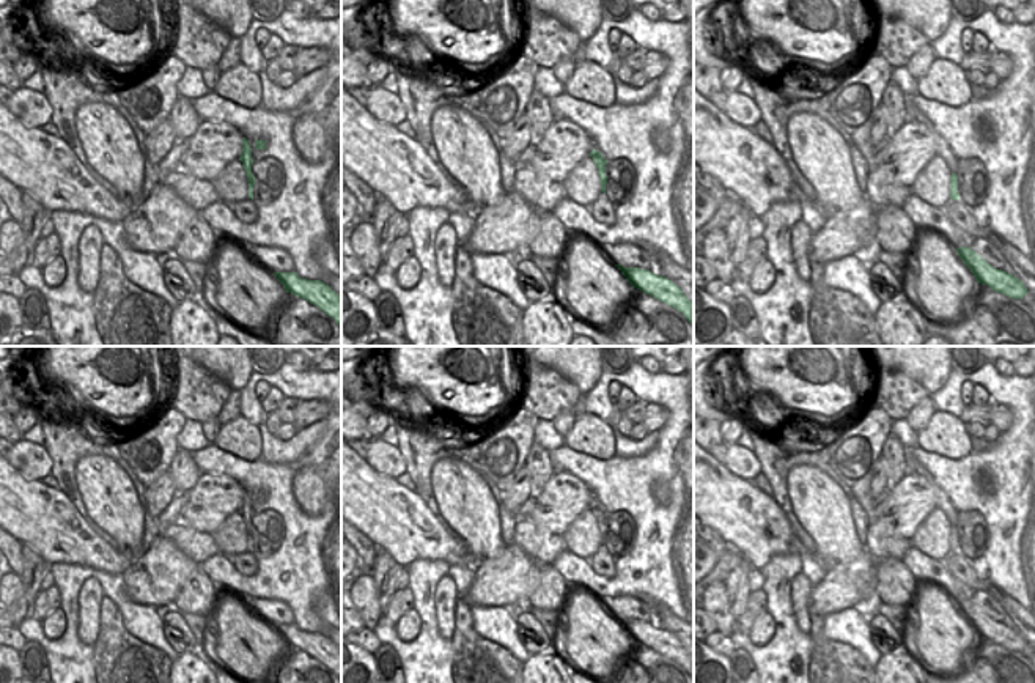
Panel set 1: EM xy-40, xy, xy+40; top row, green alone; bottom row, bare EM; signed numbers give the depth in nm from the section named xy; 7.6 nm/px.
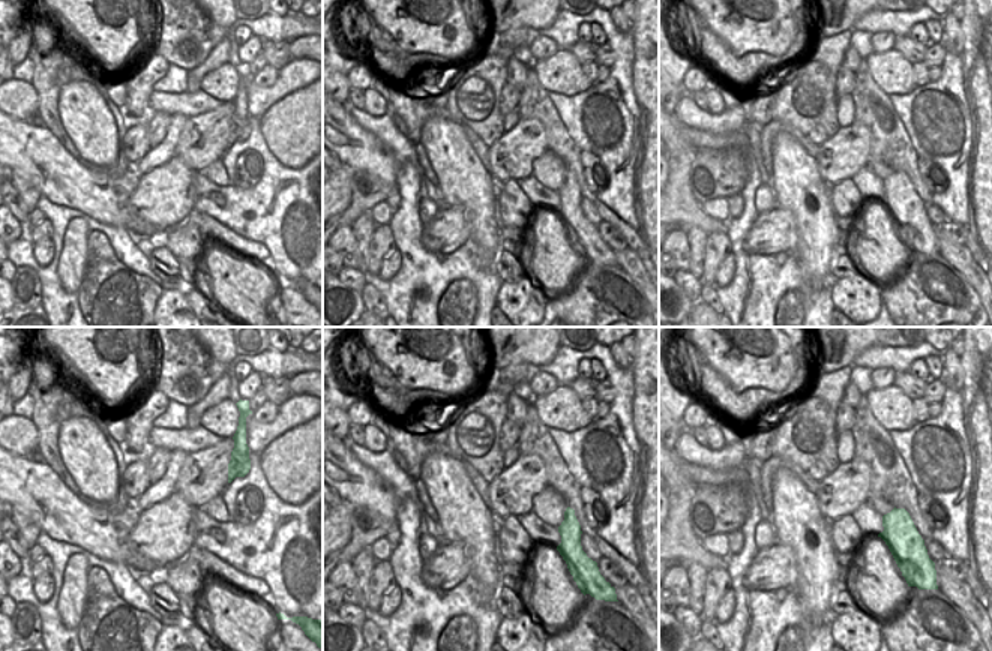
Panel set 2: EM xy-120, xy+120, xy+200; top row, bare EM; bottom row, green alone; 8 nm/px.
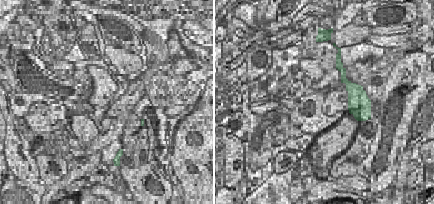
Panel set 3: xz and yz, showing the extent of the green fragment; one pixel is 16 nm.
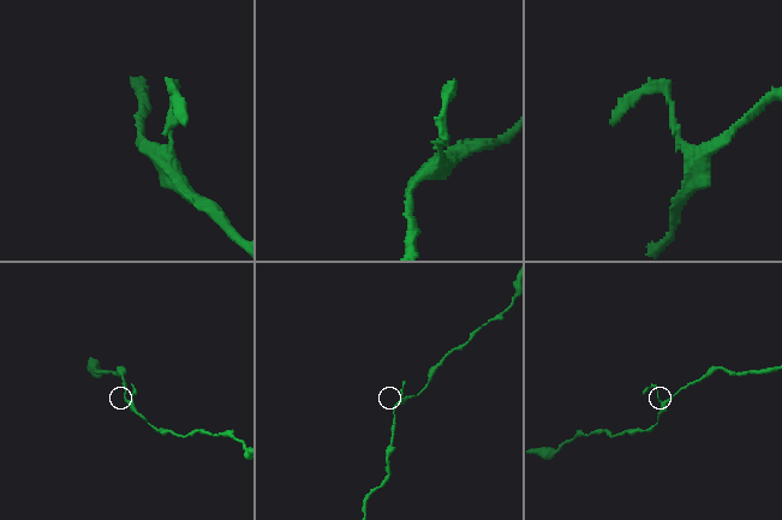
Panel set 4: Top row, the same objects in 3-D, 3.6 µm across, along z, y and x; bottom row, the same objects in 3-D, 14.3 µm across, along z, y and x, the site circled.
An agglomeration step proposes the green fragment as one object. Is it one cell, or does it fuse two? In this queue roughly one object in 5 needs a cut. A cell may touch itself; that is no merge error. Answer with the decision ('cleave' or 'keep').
keep

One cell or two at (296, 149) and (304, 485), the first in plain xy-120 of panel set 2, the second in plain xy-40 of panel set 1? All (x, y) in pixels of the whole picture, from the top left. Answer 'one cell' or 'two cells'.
one cell

